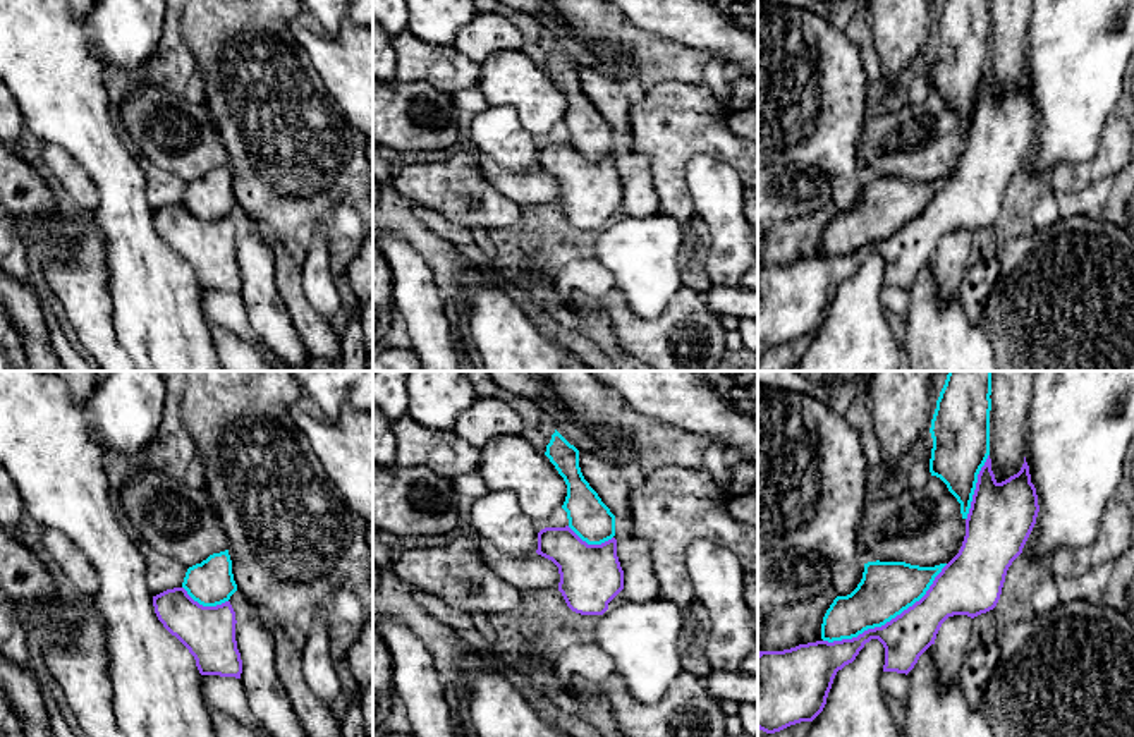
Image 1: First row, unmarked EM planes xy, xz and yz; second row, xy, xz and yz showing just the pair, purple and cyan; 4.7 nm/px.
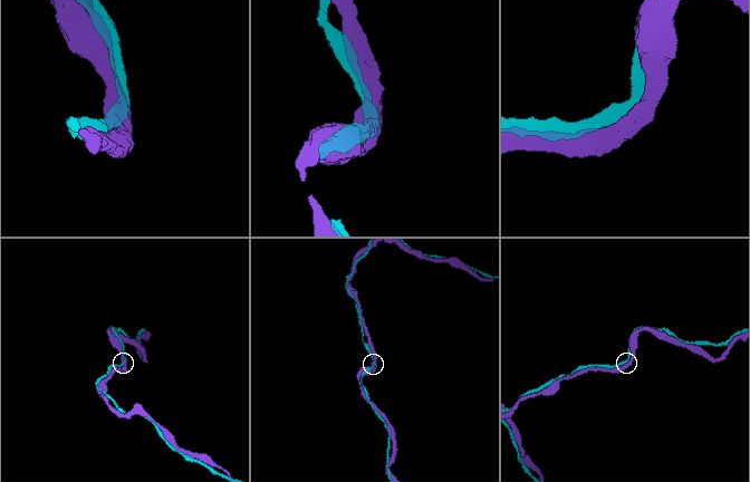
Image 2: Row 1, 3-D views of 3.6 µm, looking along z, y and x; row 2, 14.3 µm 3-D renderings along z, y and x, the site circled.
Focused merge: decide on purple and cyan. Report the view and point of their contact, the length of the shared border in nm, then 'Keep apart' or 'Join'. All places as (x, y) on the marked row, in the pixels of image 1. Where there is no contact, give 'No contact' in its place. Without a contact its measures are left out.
Touches purple at yz (890, 621). Shared border 700 nm. Join

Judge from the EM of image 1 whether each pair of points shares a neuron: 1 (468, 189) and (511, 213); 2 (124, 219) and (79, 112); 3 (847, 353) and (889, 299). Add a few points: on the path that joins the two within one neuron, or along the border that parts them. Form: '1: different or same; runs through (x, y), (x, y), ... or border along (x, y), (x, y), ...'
1: same; runs through (478, 196), (500, 213)
2: same; runs through (122, 193), (117, 174), (90, 138)
3: different; border along (882, 287), (882, 306), (885, 310)

